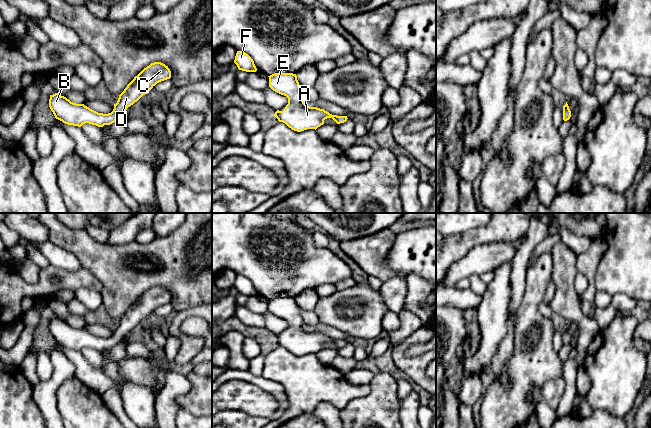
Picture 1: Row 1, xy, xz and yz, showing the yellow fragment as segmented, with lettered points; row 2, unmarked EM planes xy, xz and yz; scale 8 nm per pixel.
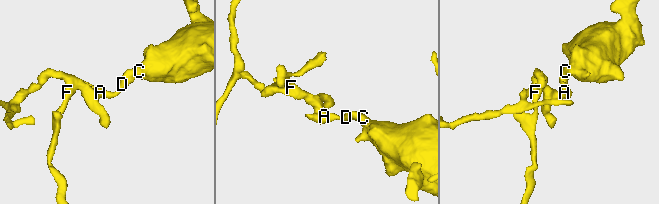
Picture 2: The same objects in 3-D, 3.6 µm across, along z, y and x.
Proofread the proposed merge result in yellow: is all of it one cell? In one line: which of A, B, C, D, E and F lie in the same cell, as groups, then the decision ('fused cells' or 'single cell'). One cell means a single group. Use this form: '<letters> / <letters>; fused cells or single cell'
A B C D E F; single cell

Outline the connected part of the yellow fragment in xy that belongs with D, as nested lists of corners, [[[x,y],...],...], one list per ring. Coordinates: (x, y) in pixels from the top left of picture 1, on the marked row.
[[[161,62],[151,63],[127,85],[114,104],[113,111],[108,114],[98,113],[84,104],[73,103],[58,93],[50,95],[49,107],[55,118],[65,124],[81,127],[89,123],[103,127],[118,120],[128,107],[148,94],[157,83],[170,78],[171,71],[168,66]]]

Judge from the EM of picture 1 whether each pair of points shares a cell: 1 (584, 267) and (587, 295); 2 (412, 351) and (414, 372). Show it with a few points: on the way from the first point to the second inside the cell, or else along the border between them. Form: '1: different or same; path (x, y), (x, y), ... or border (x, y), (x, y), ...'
1: same; path (590, 274), (591, 288)
2: different; border (425, 341), (419, 344), (412, 344), (405, 354)

